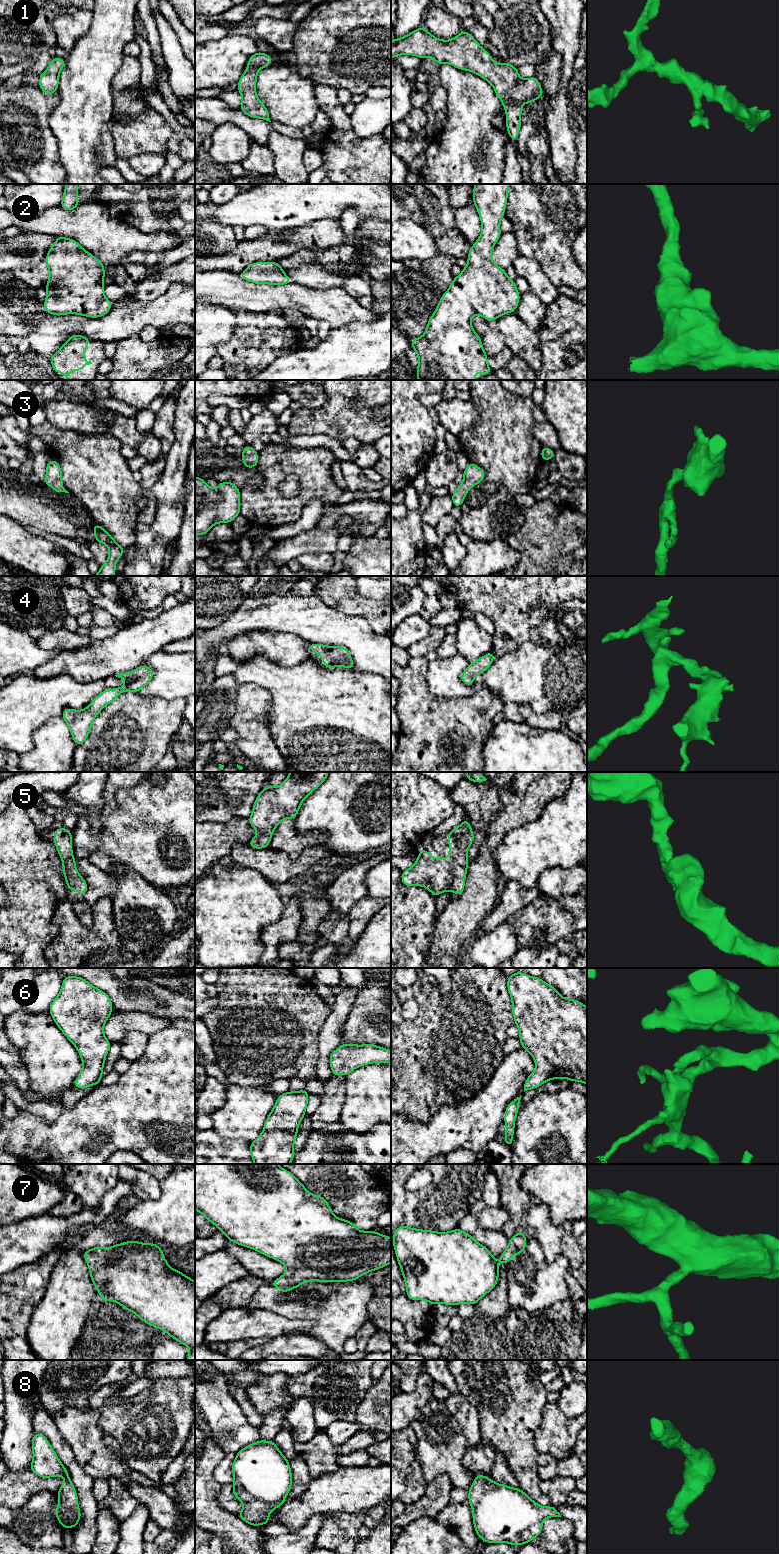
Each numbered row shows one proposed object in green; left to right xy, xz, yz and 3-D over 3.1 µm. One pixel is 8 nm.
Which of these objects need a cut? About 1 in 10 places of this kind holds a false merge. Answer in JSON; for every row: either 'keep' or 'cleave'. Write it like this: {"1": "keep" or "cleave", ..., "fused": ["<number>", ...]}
{"1": "keep", "2": "keep", "3": "keep", "4": "keep", "5": "keep", "6": "keep", "7": "keep", "8": "keep", "fused": []}

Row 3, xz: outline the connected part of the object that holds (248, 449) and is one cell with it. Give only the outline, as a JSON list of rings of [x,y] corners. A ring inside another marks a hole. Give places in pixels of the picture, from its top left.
[[[246,445],[241,454],[243,459],[243,466],[245,468],[255,468],[258,466],[258,454],[259,452],[255,451],[252,445]]]

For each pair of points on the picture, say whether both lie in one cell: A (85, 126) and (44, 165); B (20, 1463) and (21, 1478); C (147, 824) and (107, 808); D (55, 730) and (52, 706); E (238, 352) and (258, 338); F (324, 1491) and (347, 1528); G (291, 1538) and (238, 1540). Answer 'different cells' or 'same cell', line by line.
A: different cells
B: different cells
C: different cells
D: different cells
E: same cell
F: different cells
G: different cells

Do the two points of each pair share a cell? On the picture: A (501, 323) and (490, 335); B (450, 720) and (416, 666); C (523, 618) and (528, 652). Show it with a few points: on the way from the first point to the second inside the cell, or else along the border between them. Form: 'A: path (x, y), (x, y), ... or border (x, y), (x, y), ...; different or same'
A: border (491, 324), (500, 333); different
B: path (436, 709), (416, 689), (416, 680); same
C: border (549, 644), (525, 642), (517, 649), (505, 653); different

